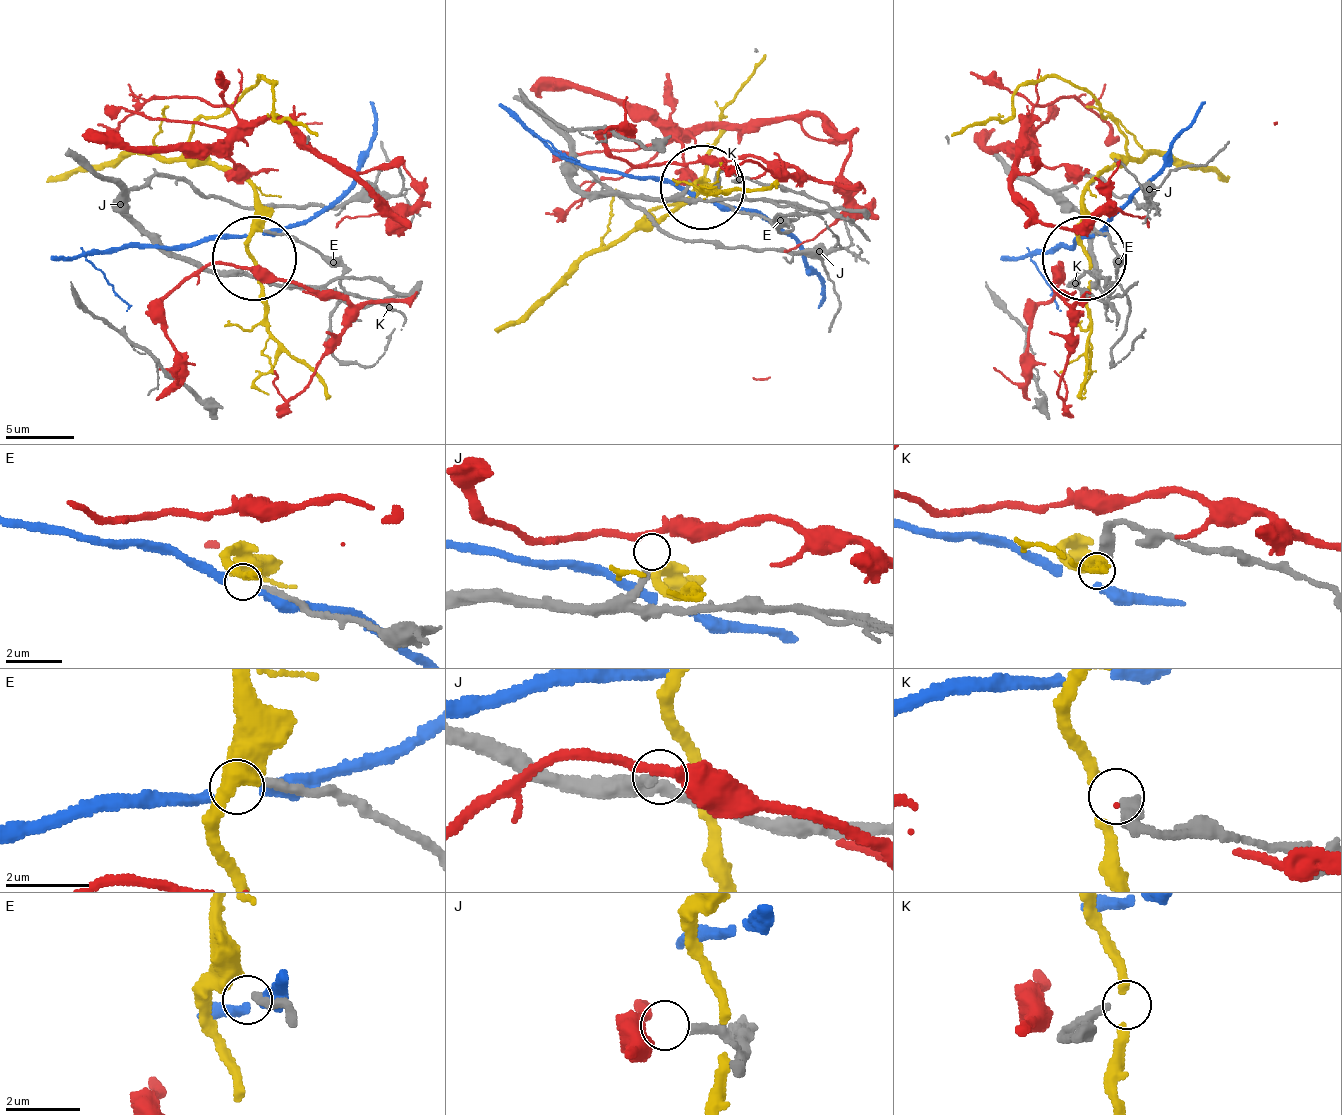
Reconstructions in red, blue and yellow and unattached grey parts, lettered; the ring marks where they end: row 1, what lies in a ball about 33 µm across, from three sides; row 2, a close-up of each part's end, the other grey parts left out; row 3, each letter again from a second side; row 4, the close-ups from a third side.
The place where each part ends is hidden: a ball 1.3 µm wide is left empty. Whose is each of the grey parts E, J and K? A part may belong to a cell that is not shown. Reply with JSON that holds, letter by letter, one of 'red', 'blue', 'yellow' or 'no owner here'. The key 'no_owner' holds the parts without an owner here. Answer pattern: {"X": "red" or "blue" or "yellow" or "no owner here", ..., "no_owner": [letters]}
{"E": "no owner here", "J": "no owner here", "K": "no owner here", "no_owner": ["E", "J", "K"]}

